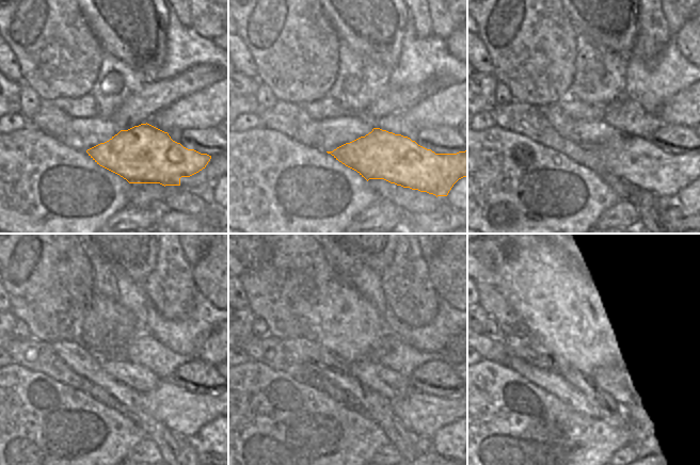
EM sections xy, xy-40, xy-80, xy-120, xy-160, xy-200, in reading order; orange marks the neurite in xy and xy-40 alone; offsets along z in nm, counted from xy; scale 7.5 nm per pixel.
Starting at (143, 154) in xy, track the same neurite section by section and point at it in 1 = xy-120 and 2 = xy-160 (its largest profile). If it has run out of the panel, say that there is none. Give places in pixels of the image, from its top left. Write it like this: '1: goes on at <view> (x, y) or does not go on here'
1: goes on at xy-120 (185, 413)
2: goes on at xy-160 (423, 414)

